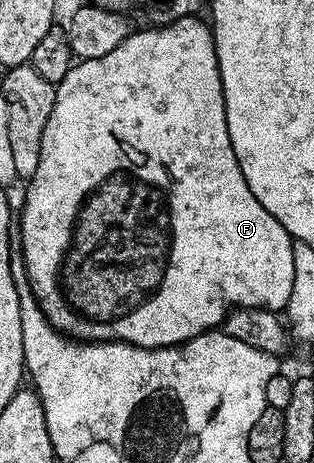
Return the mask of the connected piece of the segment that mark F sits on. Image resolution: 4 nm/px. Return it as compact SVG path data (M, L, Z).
M193 16L193 17L191 17L191 18L179 18L179 19L178 19L178 20L174 20L174 21L173 21L173 22L171 22L171 24L170 24L170 25L169 25L169 26L152 26L152 27L151 27L151 28L144 28L144 29L148 29L148 30L140 30L140 31L138 31L138 32L137 32L137 34L136 34L136 31L135 31L135 32L132 32L132 33L129 33L129 36L128 36L128 38L127 38L127 39L126 39L126 40L122 40L122 44L118 44L118 48L114 48L114 49L112 49L112 51L110 51L110 52L106 52L106 56L98 56L98 57L97 57L97 58L86 58L86 59L83 59L83 60L80 60L80 61L77 61L77 62L76 62L76 63L75 63L75 64L73 64L73 65L72 65L72 67L71 67L71 68L70 68L70 72L66 72L66 76L65 76L65 77L64 77L64 79L63 79L63 80L61 80L61 81L60 81L60 82L57 82L57 83L55 83L55 87L56 87L56 99L55 99L55 100L54 100L54 112L50 112L50 120L46 120L46 132L42 132L42 156L38 156L38 168L37 168L37 170L36 170L36 171L34 171L34 176L33 176L33 177L32 177L32 178L29 178L29 179L27 179L27 182L26 182L26 187L27 187L27 190L26 190L26 192L25 192L25 206L24 206L24 207L23 207L23 208L22 208L22 209L21 209L21 210L20 210L20 212L19 212L19 213L18 213L18 230L19 230L19 226L20 226L20 246L19 246L19 242L18 242L18 250L19 250L19 253L20 253L20 254L21 254L21 255L22 255L22 257L23 257L23 260L24 260L24 270L25 270L25 272L26 272L26 273L28 273L28 283L29 283L29 284L30 284L30 288L31 288L31 289L32 289L32 293L31 293L31 297L32 297L32 298L33 298L33 299L35 299L35 298L36 298L36 302L37 302L37 304L38 304L38 305L40 305L40 306L37 306L37 307L38 307L38 310L39 310L39 313L42 313L42 314L44 314L44 315L45 315L45 316L46 316L46 320L47 320L47 321L48 321L48 323L50 323L50 325L51 325L51 326L52 326L52 327L54 327L54 329L56 329L56 330L59 330L59 331L60 331L60 333L61 333L61 334L63 334L63 335L65 335L65 336L67 336L67 337L68 337L68 338L69 338L69 339L72 339L72 340L79 340L79 341L82 341L82 342L128 342L128 343L130 343L130 344L131 344L131 345L132 345L132 346L141 346L141 347L142 347L142 348L146 348L146 349L147 349L147 350L157 350L157 349L158 349L158 348L166 348L166 347L167 347L167 346L183 346L183 345L185 345L185 344L186 344L186 343L188 343L188 342L189 342L189 340L191 340L191 338L195 338L195 337L196 337L196 336L198 336L198 335L199 335L199 334L202 334L202 335L207 335L207 334L208 334L208 333L209 333L209 332L212 332L212 331L215 331L215 330L212 330L212 329L214 329L214 328L215 328L215 326L216 326L216 329L217 329L217 327L219 327L219 326L220 326L220 325L221 325L221 323L223 323L223 320L224 320L224 318L225 318L225 317L226 317L226 316L227 316L227 315L228 315L228 311L229 311L229 309L230 309L230 308L235 308L235 307L237 307L237 306L262 306L262 307L264 307L264 309L265 309L265 310L275 310L275 311L277 311L277 312L280 312L280 311L283 311L283 310L284 310L284 309L285 309L285 307L287 307L287 304L288 304L288 301L289 301L289 300L290 300L290 296L291 296L291 295L292 295L292 289L293 289L293 288L294 288L294 248L293 248L293 247L292 247L292 243L293 243L293 241L294 241L294 239L293 239L293 238L291 238L291 237L290 237L290 235L288 235L288 233L287 233L287 232L286 232L286 228L282 228L282 224L278 224L278 220L274 220L274 216L270 216L270 212L266 212L266 208L262 208L262 204L258 204L258 200L254 200L254 192L250 192L250 184L246 184L246 176L242 176L242 168L238 168L238 156L234 156L234 148L233 148L233 147L232 147L232 145L231 145L231 144L230 144L230 132L229 132L229 131L228 131L228 129L227 129L227 128L226 128L226 104L225 104L225 103L224 103L224 93L223 93L223 92L222 92L222 80L221 80L221 79L220 79L220 69L219 69L219 68L218 68L218 56L217 56L217 55L216 55L216 49L215 49L215 48L214 48L214 36L213 36L213 35L212 35L212 28L211 28L211 25L209 25L209 23L208 23L208 22L207 22L207 21L205 21L205 19L204 19L204 22L203 22L203 20L202 20L202 19L203 19L203 17L200 17L200 16Z

